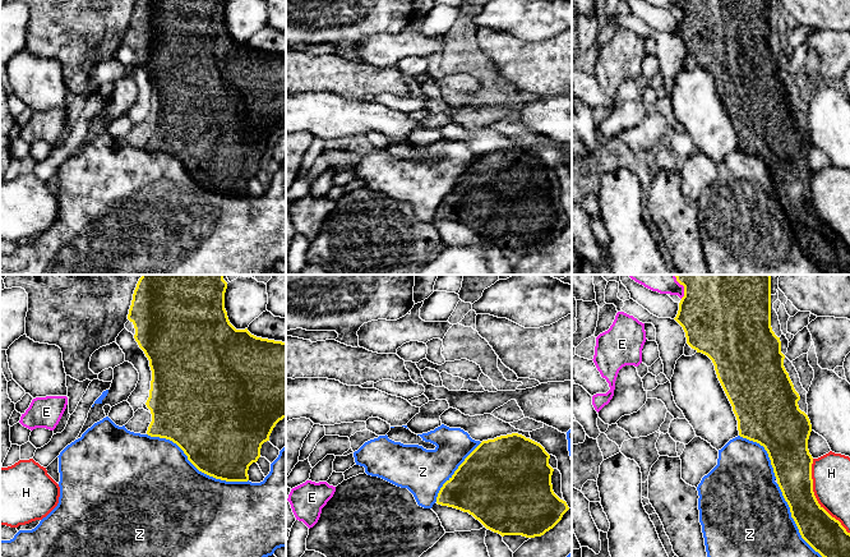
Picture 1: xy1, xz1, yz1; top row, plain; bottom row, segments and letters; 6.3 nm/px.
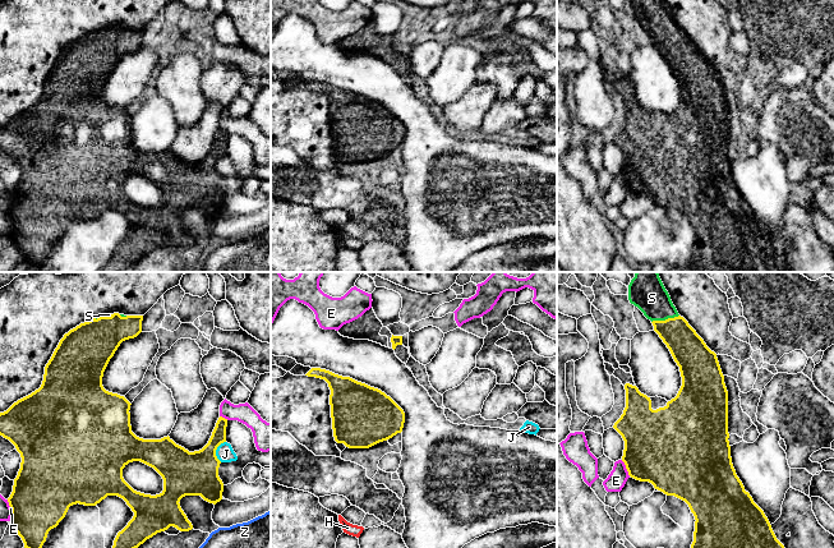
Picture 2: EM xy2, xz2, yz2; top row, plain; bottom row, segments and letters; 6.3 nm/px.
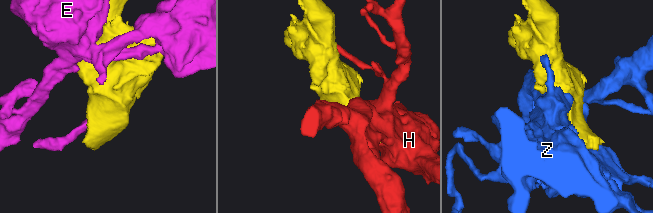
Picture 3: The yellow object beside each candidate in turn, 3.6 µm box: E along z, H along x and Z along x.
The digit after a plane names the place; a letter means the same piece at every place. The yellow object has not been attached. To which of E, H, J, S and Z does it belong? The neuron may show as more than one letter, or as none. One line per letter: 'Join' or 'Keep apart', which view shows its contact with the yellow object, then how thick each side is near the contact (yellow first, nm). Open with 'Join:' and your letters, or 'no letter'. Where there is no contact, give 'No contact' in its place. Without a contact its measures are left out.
Join: S
E: Keep apart. Touches yellow in xy2. Thickness 380 nm (yellow) against 80 nm
H: Keep apart. Touches yellow in yz1. Thickness 240 nm (yellow) against 240 nm
J: Keep apart. Touches yellow in xy2. Thickness 280 nm (yellow) against 110 nm
S: Join. Touches yellow in yz2. Thickness 220 nm (yellow) against 200 nm
Z: Keep apart. Touches yellow in xy1. Thickness 500 nm (yellow) against 500 nm

